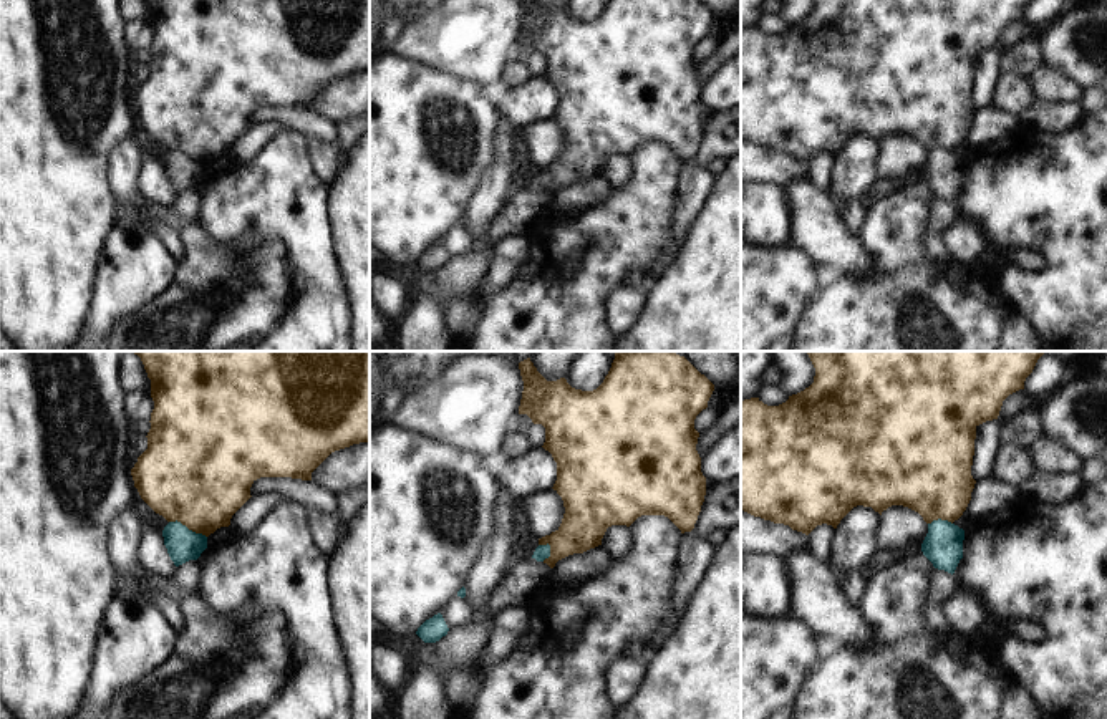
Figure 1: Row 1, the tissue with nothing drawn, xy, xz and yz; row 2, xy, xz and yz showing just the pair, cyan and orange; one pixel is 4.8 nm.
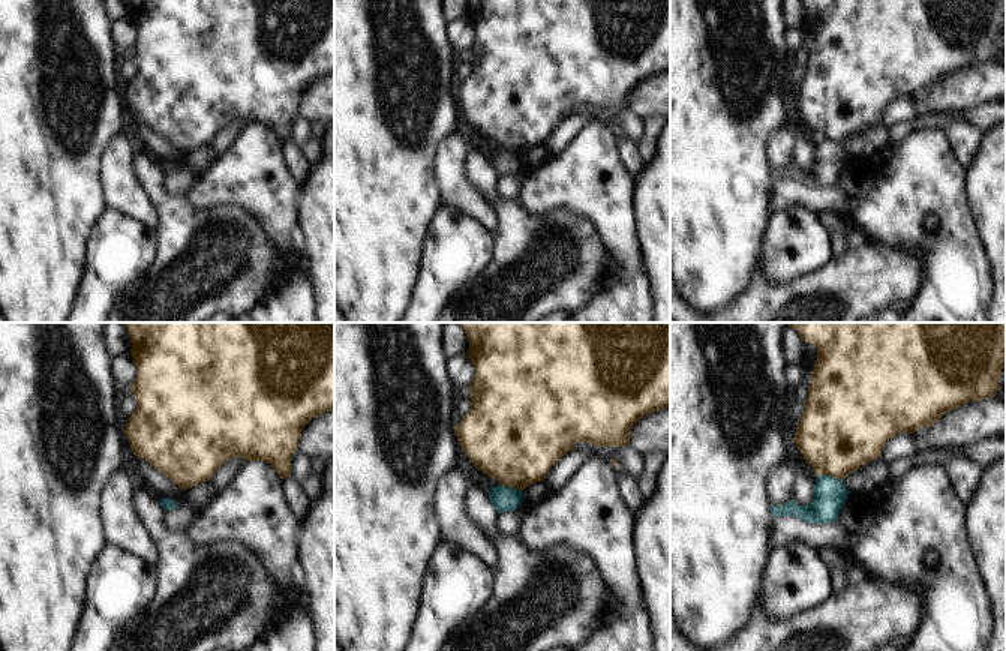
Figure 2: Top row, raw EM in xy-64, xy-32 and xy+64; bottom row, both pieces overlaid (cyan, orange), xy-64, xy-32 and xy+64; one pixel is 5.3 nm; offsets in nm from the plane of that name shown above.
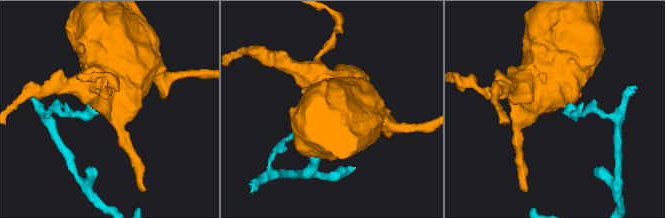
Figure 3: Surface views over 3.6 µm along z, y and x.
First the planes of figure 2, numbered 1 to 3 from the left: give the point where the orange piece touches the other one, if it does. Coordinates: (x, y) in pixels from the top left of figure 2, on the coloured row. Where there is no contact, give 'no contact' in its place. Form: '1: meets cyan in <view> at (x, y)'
1: no contact
2: meets cyan in xy-32 at (511, 488)
3: meets cyan in xy+64 at (829, 476)

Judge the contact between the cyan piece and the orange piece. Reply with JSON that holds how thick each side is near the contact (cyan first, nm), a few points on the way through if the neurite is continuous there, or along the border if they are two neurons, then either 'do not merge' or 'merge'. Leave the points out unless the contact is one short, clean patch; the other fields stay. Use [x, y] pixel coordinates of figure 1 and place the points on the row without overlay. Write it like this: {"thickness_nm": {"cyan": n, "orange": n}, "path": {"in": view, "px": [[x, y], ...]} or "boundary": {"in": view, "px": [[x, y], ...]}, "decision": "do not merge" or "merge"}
{"thickness_nm": {"cyan": 160, "orange": 480}, "boundary": {"in": "xy", "px": [[169, 149], [179, 149], [206, 166]]}, "decision": "do not merge"}

